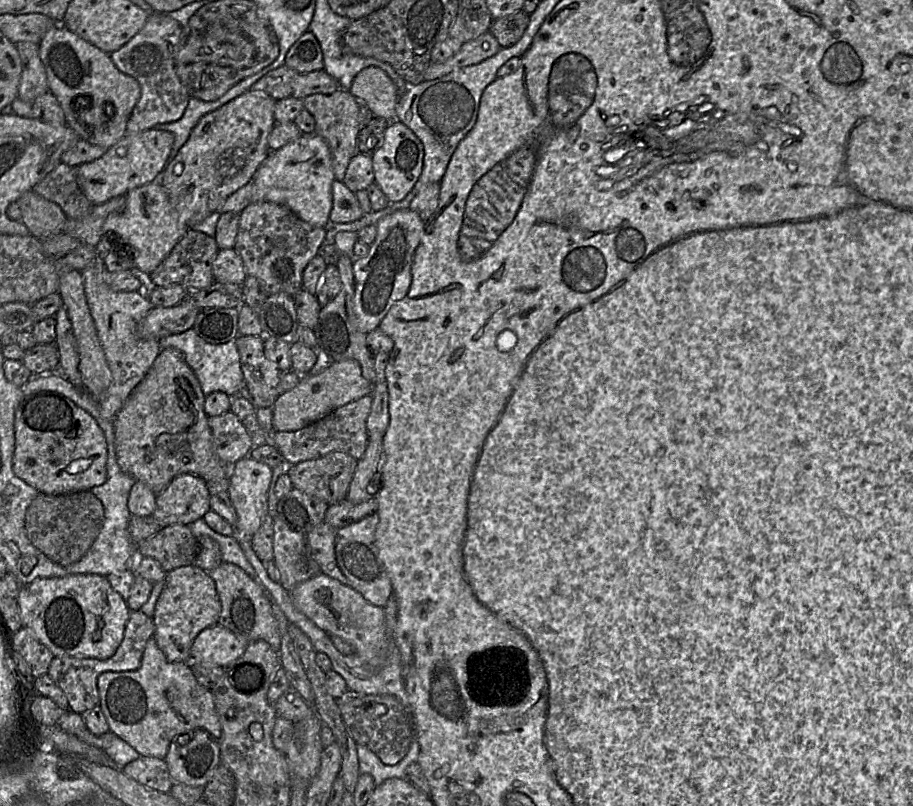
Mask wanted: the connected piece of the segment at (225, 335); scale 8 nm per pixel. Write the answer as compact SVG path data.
M239 308L201 309L193 329L208 343L224 344L238 337L238 318Z

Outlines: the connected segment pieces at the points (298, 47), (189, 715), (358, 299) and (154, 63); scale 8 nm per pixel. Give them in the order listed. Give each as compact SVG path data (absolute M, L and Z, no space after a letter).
M310 31L305 32L288 50L284 65L306 74L324 68L323 54L316 37Z
M152 636L146 643L141 666L134 671L108 671L98 677L100 707L107 719L110 732L127 742L141 756L165 759L170 744L179 736L194 730L203 730L219 740L222 729L211 690L196 680L191 666L186 662L169 661Z
M410 208L397 210L377 222L377 234L366 256L353 260L353 300L358 329L369 334L376 329L393 304L403 299L412 281L411 266L423 236L425 222Z
M154 11L134 37L109 54L117 69L135 78L141 87L141 96L127 122L127 133L139 133L160 124L175 122L183 116L191 96L175 70L175 54L182 27L168 14Z

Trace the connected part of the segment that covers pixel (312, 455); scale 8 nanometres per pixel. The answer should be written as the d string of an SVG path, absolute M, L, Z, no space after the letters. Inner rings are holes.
M365 395L337 408L326 417L296 431L273 432L273 445L282 454L287 465L323 457L331 452L347 453L359 460L368 444L367 418L371 411L372 395Z

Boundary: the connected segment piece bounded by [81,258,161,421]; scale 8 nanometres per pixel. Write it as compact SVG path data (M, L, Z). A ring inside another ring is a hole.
M99 258L81 271L88 307L111 372L109 387L101 397L94 398L99 405L101 416L113 421L130 393L149 371L161 348L159 341L138 336L138 325L153 308L150 300L138 291L112 290L104 281L106 272L108 271Z

